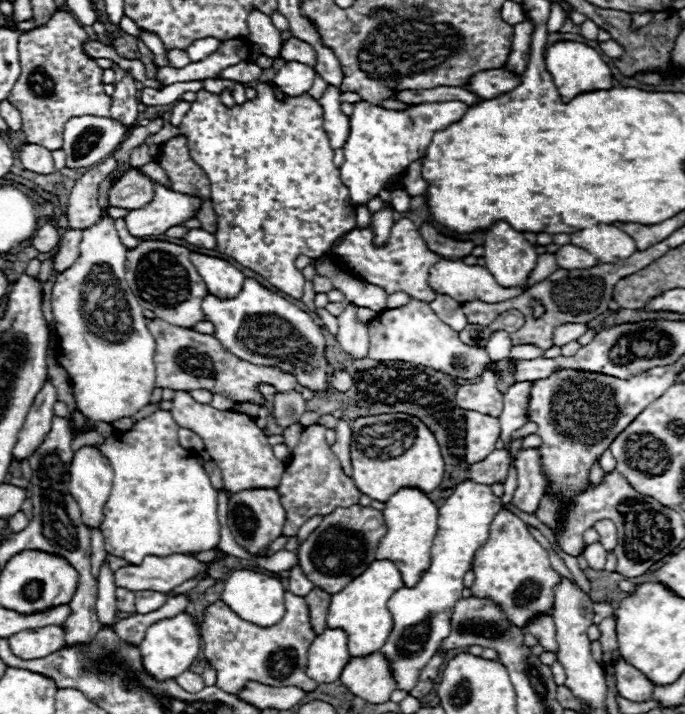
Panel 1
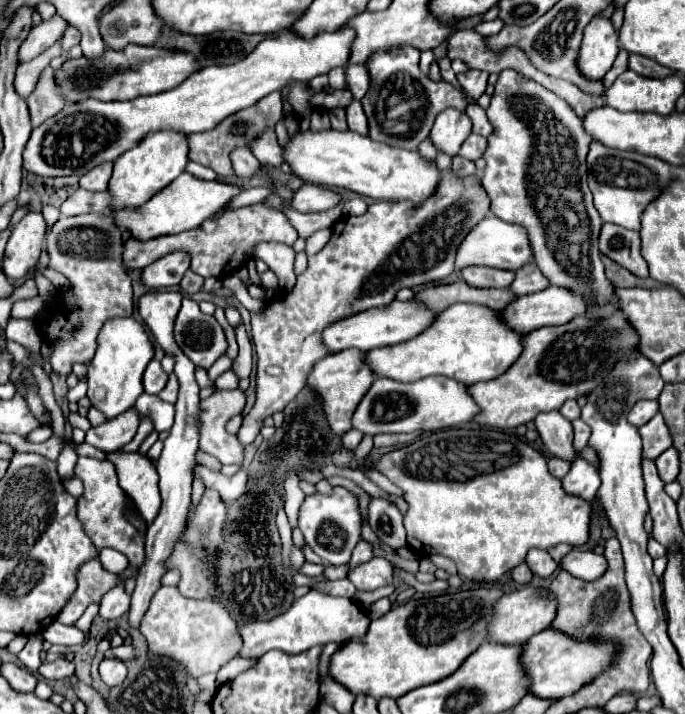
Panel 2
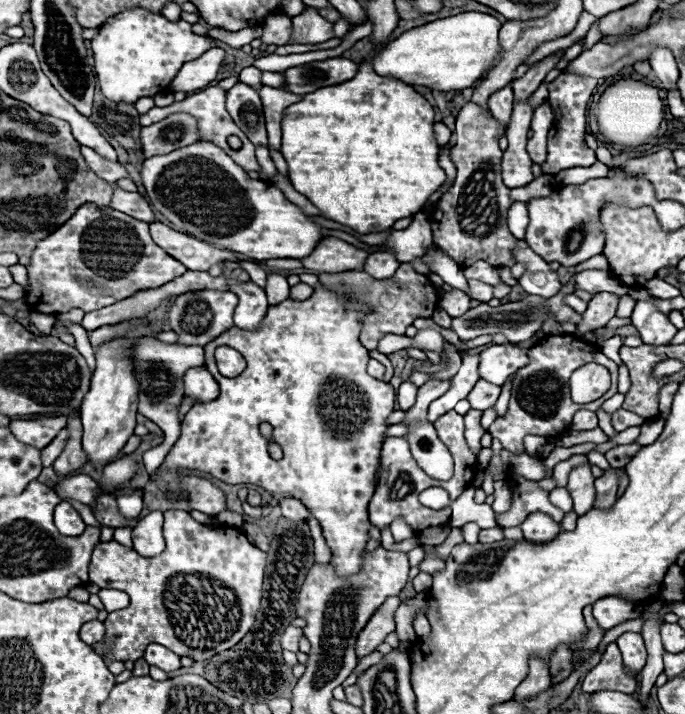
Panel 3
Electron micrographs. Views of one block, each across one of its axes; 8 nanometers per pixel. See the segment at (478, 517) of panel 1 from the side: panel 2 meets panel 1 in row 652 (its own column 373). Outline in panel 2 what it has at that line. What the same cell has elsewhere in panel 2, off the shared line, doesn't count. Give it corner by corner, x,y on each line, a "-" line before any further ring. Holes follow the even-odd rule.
428,376
416,382
396,382
392,378
376,378
368,394
362,398
360,406
354,412
352,426
362,434
400,434
424,430
434,432
450,428
469,427
474,414
480,412
474,398
468,392
468,386
456,382
454,378

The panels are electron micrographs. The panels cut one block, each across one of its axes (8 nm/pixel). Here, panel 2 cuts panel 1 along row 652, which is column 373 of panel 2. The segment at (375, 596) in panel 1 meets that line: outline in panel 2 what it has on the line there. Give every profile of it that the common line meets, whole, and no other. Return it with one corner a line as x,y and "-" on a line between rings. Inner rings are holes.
452,304
438,314
436,322
412,340
374,348
366,354
376,376
398,382
414,382
432,374
456,378
468,386
500,376
522,354
522,334
514,332
502,318
500,310
476,304

